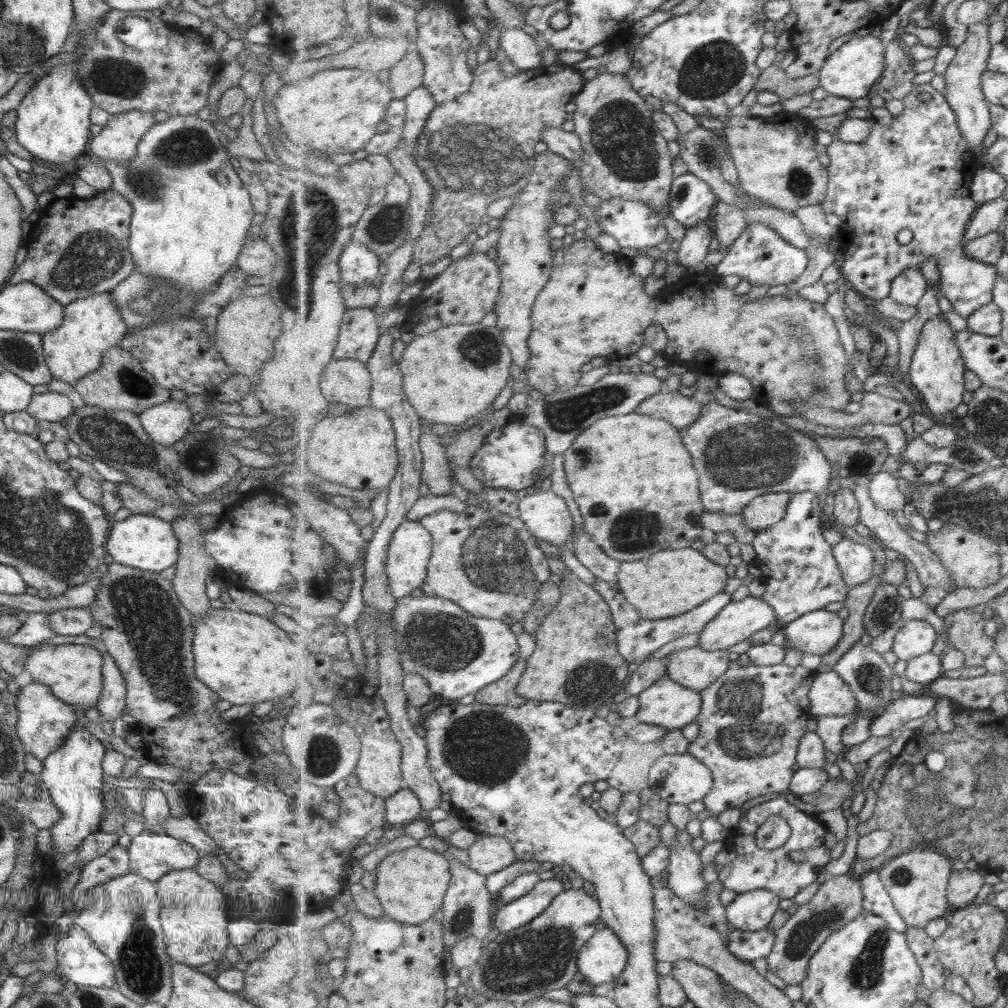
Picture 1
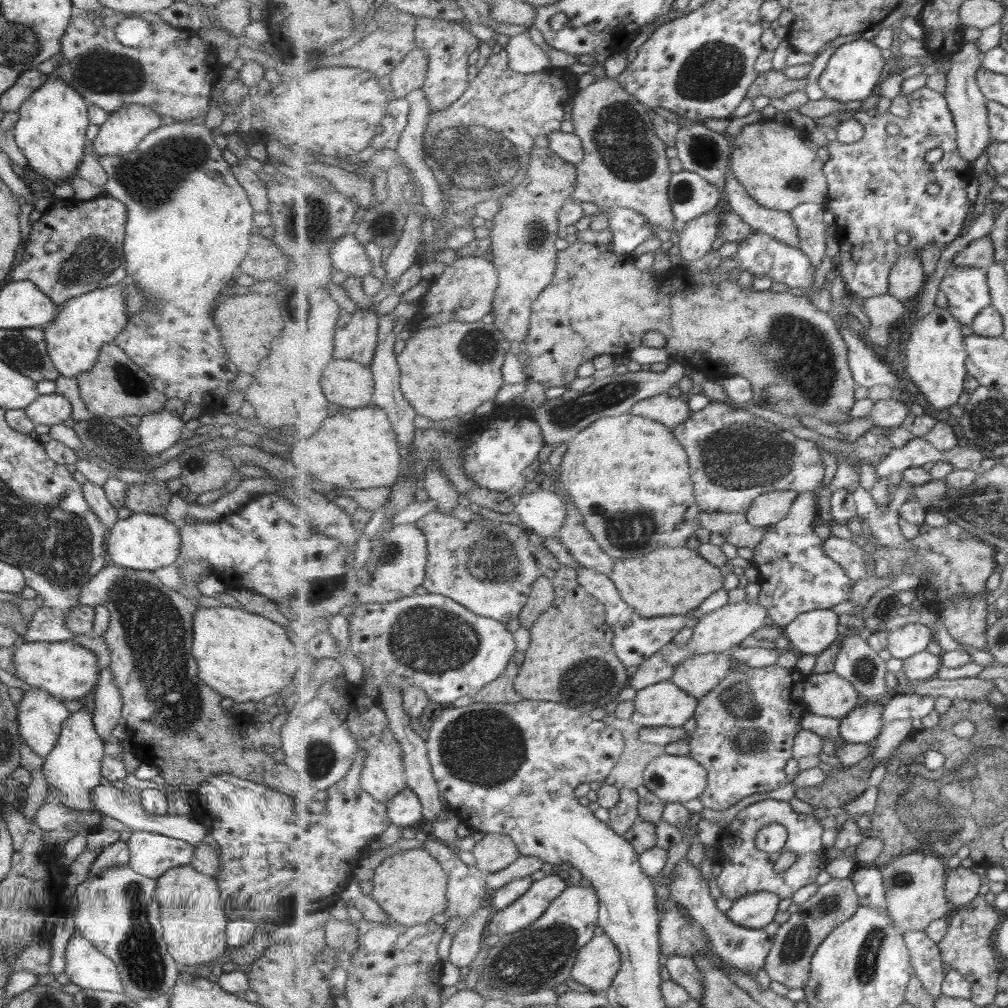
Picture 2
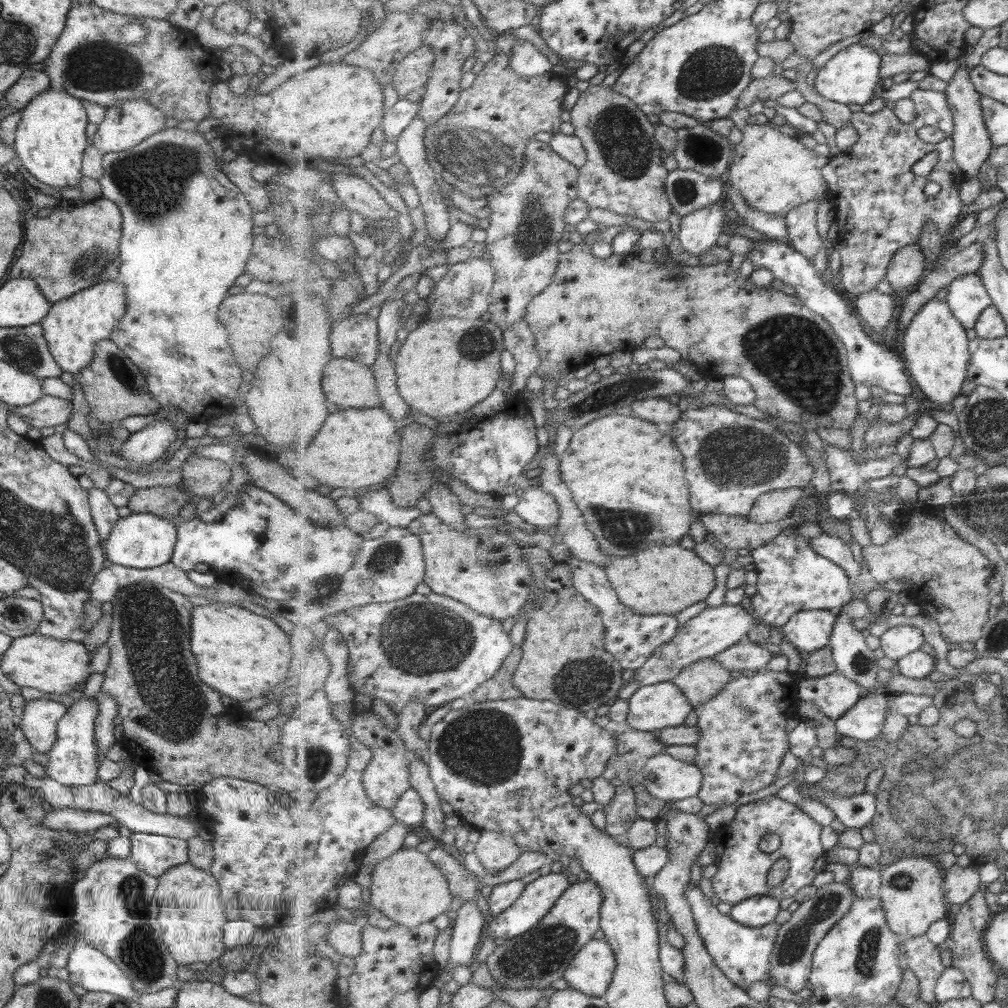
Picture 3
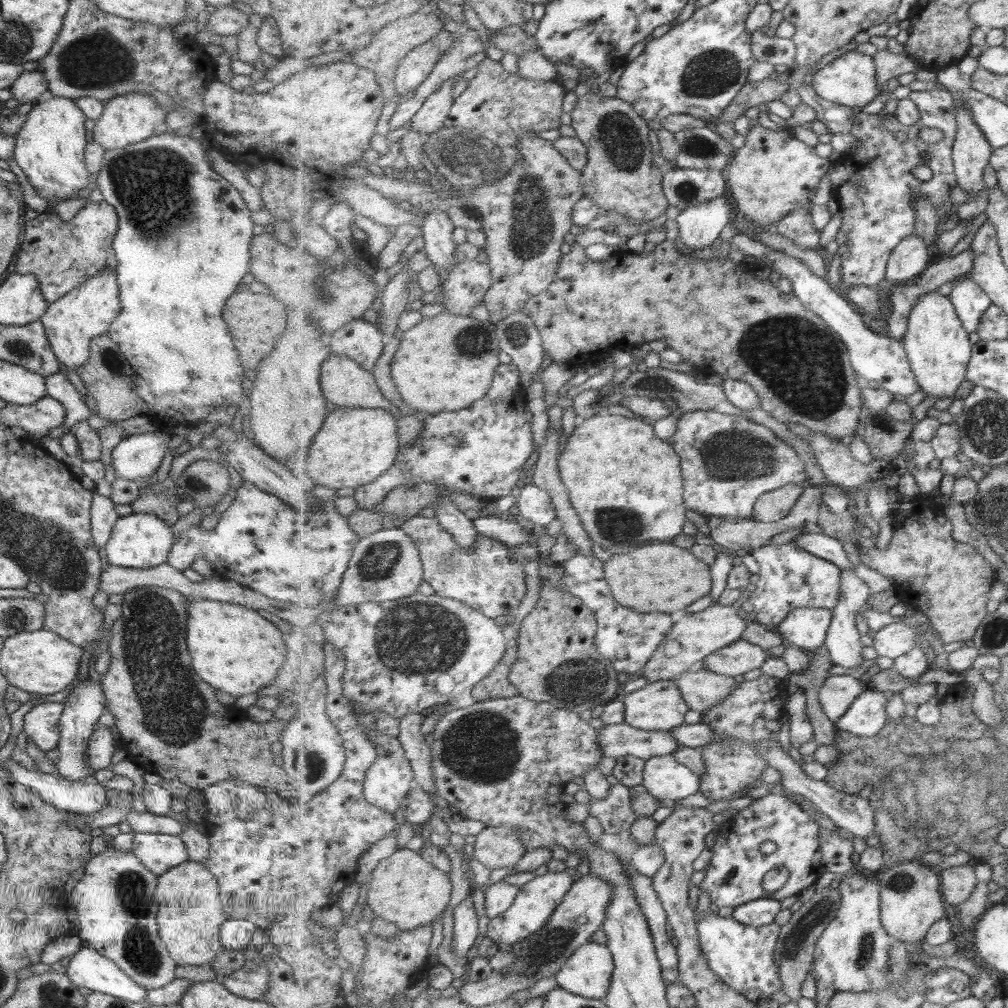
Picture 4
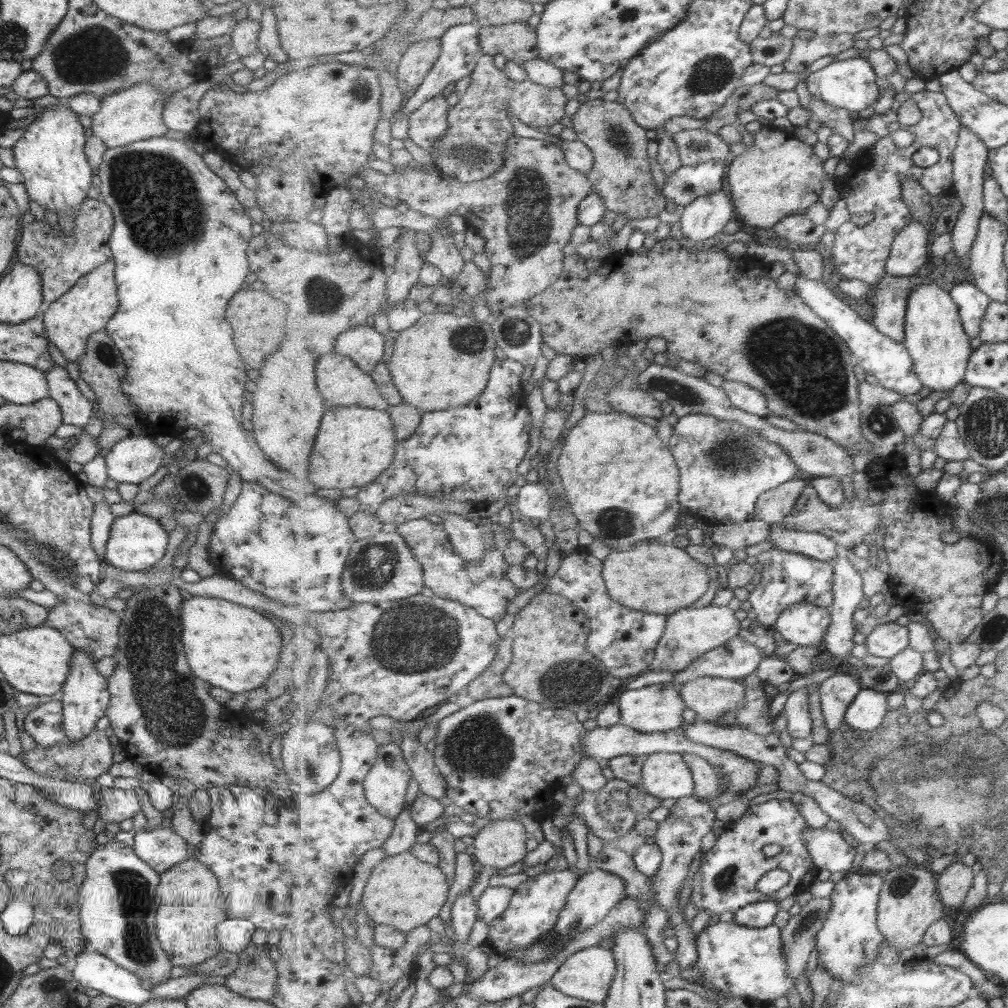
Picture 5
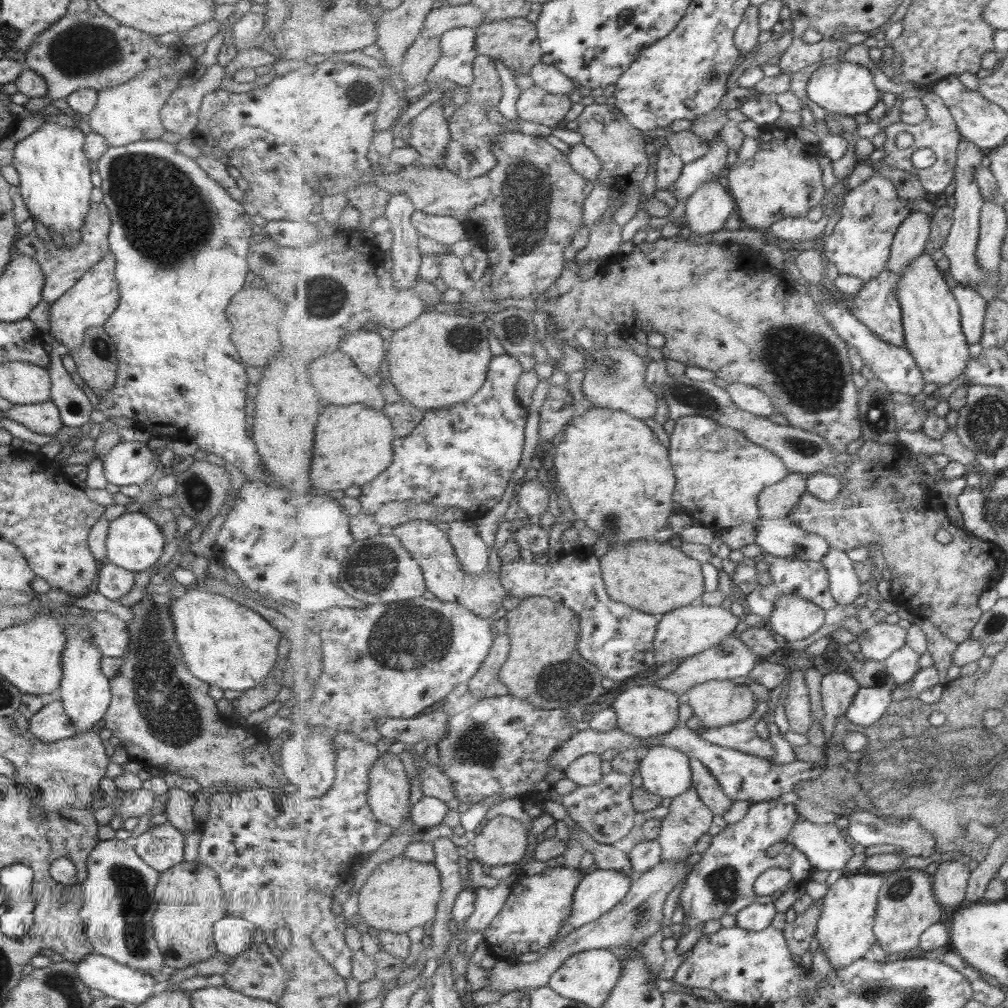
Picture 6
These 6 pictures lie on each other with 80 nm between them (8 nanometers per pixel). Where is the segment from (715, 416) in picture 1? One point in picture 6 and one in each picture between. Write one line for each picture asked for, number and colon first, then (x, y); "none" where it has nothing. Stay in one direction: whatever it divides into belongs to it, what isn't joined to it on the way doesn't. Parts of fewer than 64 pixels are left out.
2: (737, 457)
3: (732, 460)
4: (729, 462)
5: (725, 467)
6: (722, 473)

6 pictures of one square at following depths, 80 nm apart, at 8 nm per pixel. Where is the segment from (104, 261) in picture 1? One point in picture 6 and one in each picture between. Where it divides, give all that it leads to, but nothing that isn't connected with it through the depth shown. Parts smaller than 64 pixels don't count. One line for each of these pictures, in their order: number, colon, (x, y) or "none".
2: (76, 246)
3: (65, 251)
4: (59, 255)
5: (60, 260)
6: (62, 267)

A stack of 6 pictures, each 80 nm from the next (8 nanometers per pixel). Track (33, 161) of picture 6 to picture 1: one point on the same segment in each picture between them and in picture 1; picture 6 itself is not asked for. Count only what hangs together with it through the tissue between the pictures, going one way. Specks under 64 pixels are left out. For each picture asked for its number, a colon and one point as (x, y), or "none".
1: (52, 122)
2: (50, 132)
3: (49, 141)
4: (49, 147)
5: (50, 156)

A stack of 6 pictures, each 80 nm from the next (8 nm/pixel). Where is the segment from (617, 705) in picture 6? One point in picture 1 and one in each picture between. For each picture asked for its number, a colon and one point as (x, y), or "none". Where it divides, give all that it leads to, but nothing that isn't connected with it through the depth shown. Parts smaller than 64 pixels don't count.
1: (667, 703)
2: (664, 704)
3: (653, 707)
4: (659, 706)
5: (660, 707)

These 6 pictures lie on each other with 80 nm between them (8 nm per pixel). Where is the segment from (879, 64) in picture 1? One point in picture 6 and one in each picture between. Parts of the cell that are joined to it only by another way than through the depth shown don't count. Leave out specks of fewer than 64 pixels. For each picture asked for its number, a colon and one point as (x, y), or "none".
2: (855, 69)
3: (851, 76)
4: (850, 80)
5: (851, 83)
6: (847, 88)

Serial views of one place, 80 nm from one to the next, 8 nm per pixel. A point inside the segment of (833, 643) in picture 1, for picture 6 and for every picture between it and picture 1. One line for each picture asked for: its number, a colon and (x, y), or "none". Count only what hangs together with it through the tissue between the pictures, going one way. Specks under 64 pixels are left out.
2: (812, 632)
3: (810, 631)
4: (806, 627)
5: (804, 624)
6: (795, 618)

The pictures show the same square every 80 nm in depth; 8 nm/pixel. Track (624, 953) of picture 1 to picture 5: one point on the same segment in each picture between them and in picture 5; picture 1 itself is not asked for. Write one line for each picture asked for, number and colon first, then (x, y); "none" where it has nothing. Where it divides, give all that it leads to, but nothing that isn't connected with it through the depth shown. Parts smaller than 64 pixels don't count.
2: (598, 964)
3: (592, 971)
4: (590, 971)
5: (588, 974)

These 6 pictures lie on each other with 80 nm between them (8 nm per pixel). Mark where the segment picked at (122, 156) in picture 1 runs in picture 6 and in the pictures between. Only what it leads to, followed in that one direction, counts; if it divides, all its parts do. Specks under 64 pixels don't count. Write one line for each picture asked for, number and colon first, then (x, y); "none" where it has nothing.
2: (121, 131)
3: (126, 123)
4: (124, 120)
5: (133, 114)
6: (130, 112)

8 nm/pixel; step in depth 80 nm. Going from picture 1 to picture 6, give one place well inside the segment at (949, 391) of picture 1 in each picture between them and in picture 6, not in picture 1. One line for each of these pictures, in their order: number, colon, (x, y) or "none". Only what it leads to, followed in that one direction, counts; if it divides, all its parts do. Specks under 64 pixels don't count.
2: (936, 352)
3: (935, 345)
4: (938, 344)
5: (941, 349)
6: (932, 318)

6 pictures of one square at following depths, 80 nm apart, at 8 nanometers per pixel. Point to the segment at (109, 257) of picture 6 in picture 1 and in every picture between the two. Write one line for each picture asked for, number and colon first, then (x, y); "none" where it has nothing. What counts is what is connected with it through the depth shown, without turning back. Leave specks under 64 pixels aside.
1: (89, 325)
2: (81, 324)
3: (70, 326)
4: (70, 322)
5: (85, 308)

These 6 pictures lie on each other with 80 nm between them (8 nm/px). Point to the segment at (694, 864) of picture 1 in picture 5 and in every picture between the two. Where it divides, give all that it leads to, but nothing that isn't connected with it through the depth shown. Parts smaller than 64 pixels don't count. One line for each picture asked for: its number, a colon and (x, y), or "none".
2: (747, 949)
3: (743, 953)
4: (743, 956)
5: (742, 962)

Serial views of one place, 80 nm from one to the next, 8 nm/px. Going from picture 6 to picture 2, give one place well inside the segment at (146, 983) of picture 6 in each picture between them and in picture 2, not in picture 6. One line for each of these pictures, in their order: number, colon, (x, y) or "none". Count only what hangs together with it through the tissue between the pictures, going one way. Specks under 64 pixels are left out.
2: (85, 967)
3: (88, 968)
4: (86, 968)
5: (91, 970)

